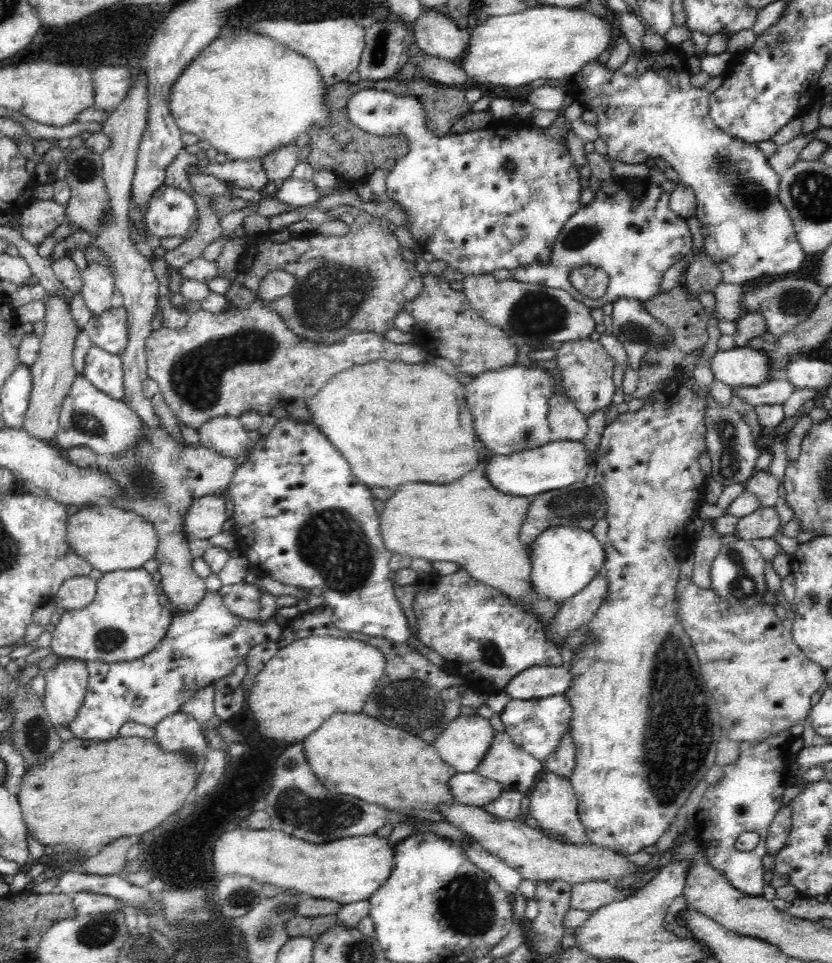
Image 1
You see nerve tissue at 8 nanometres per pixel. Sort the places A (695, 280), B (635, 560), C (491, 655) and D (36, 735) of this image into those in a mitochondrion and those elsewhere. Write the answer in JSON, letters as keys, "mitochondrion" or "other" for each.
{"A":"mitochondrion","B":"other","C":"mitochondrion","D":"mitochondrion"}

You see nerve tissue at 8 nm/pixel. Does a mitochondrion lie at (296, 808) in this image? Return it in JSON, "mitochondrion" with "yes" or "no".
{"mitochondrion":"yes"}

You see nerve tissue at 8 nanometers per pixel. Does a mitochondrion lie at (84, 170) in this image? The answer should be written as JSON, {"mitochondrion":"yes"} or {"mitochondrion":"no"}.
{"mitochondrion":"yes"}

